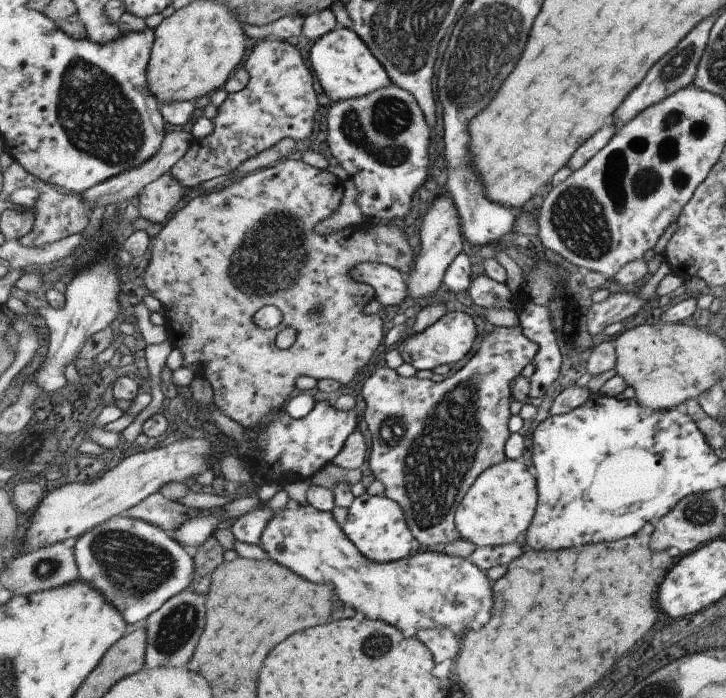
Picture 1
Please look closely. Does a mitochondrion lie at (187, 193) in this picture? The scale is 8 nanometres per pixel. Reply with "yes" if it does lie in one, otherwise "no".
no

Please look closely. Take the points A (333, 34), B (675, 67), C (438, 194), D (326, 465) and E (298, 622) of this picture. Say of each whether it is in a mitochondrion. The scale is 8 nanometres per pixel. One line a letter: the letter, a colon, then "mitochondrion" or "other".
A: other
B: mitochondrion
C: other
D: other
E: other

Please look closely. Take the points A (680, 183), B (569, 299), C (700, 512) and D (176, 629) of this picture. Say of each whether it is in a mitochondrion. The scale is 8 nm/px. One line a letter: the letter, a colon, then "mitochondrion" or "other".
A: mitochondrion
B: mitochondrion
C: mitochondrion
D: mitochondrion

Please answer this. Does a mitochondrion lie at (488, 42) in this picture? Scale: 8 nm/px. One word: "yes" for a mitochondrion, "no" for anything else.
yes

